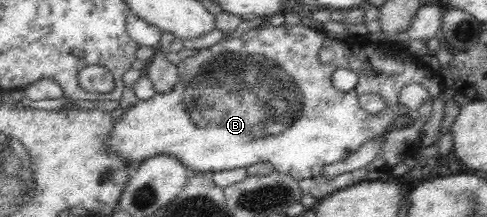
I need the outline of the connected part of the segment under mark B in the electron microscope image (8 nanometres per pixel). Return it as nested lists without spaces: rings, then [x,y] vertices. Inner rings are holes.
[[[288,21],[283,26],[268,26],[268,28],[264,28],[264,30],[260,30],[260,32],[248,32],[245,33],[244,36],[240,36],[240,38],[228,38],[227,40],[222,40],[222,42],[218,44],[212,45],[208,49],[204,49],[200,51],[197,56],[190,57],[184,63],[185,66],[185,75],[179,76],[177,78],[178,86],[176,86],[176,90],[171,90],[169,93],[158,94],[156,93],[153,98],[145,101],[137,101],[134,106],[131,108],[125,109],[123,111],[119,111],[118,118],[114,123],[112,132],[109,136],[109,150],[111,152],[115,152],[118,156],[121,156],[126,163],[130,164],[131,167],[134,167],[136,164],[142,162],[144,158],[150,158],[150,156],[154,156],[157,154],[169,154],[179,158],[182,161],[182,164],[185,164],[188,170],[195,170],[195,172],[216,172],[216,170],[232,170],[232,168],[246,168],[246,166],[252,166],[252,164],[256,164],[256,162],[269,162],[275,168],[276,171],[281,172],[285,175],[290,175],[298,185],[300,185],[300,190],[302,194],[309,194],[314,199],[319,200],[322,197],[325,197],[328,194],[332,194],[337,190],[345,189],[347,186],[356,184],[356,182],[360,182],[367,178],[367,173],[371,170],[380,170],[381,168],[392,168],[399,162],[402,162],[405,158],[413,156],[416,153],[416,148],[420,147],[421,139],[420,134],[422,132],[422,127],[425,122],[430,118],[430,114],[432,114],[432,101],[440,96],[443,90],[446,87],[445,81],[439,70],[434,70],[430,66],[426,66],[419,60],[419,53],[421,49],[417,46],[414,48],[401,49],[398,45],[378,42],[377,44],[372,44],[372,41],[367,39],[367,36],[358,36],[354,35],[349,38],[338,39],[332,35],[327,34],[323,30],[315,30],[306,28],[301,23],[293,25],[292,21]],[[324,46],[330,46],[332,50],[334,50],[333,61],[327,65],[321,63],[318,60],[318,50],[320,48],[324,48]],[[337,68],[348,68],[350,70],[356,72],[358,75],[358,80],[356,82],[356,86],[354,86],[354,90],[349,92],[342,92],[338,90],[334,83],[332,82],[332,73]],[[418,83],[424,86],[424,88],[428,89],[428,95],[430,98],[420,106],[420,108],[414,110],[408,110],[406,107],[402,106],[399,101],[400,90],[404,88],[404,86],[408,86],[408,84]],[[366,93],[376,93],[382,96],[382,98],[386,99],[387,107],[384,109],[384,112],[381,112],[379,115],[372,116],[364,110],[359,105],[359,98],[361,94]],[[402,117],[408,117],[408,122],[412,119],[412,122],[406,124],[406,126],[393,126],[393,124]],[[386,126],[393,126],[393,130],[386,134],[386,139],[384,141],[384,145],[381,148],[381,152],[375,157],[375,159],[362,168],[358,168],[356,170],[350,172],[344,172],[338,176],[334,176],[333,178],[326,178],[322,176],[322,167],[326,166],[326,164],[332,164],[332,162],[338,162],[338,160],[344,160],[350,154],[356,152],[364,142],[370,140],[370,138],[374,138],[374,136],[378,136],[381,132],[384,132],[384,128]]]

